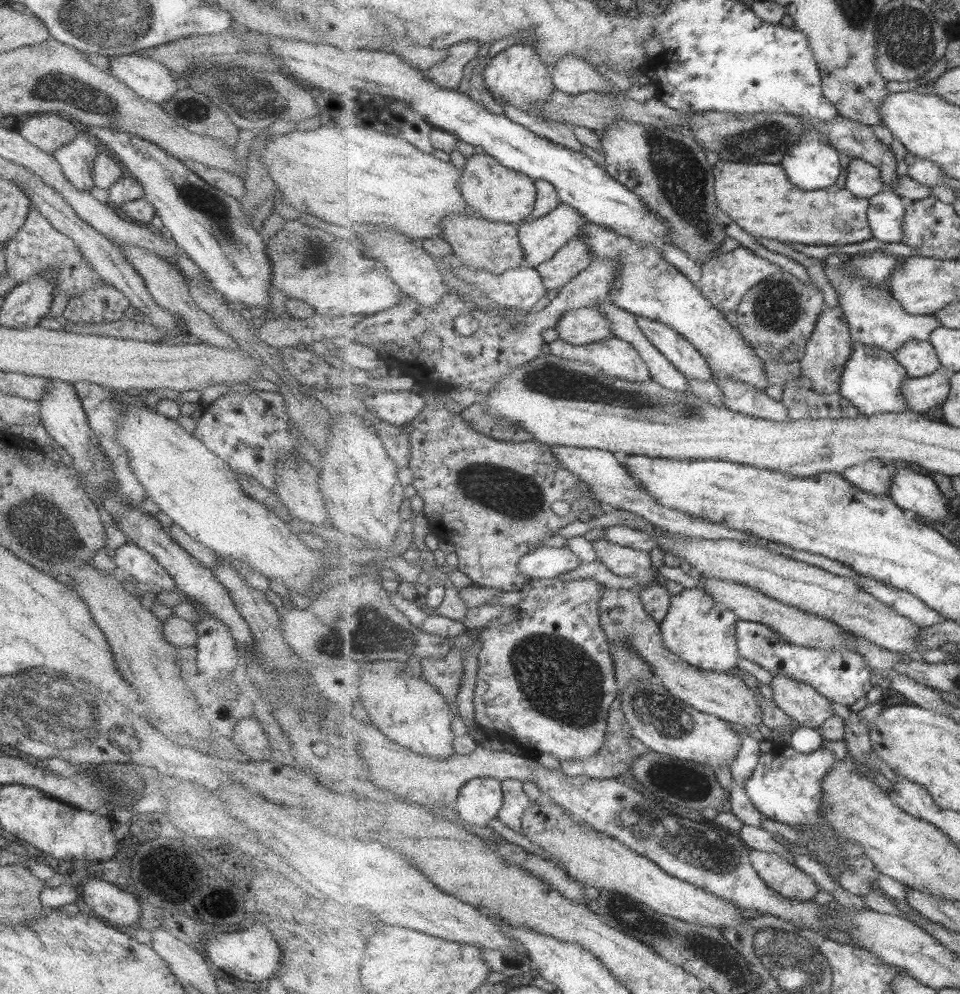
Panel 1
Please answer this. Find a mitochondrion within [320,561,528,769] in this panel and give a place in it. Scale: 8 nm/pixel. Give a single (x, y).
(366, 632)

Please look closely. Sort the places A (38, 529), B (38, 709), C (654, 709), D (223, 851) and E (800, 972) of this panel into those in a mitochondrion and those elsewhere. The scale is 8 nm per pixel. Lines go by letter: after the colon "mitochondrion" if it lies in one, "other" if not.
A: mitochondrion
B: mitochondrion
C: mitochondrion
D: other
E: mitochondrion

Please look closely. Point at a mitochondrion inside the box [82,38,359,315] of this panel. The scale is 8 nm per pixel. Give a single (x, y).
(237, 92)

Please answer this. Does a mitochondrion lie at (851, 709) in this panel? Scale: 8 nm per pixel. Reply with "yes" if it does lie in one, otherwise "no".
no

